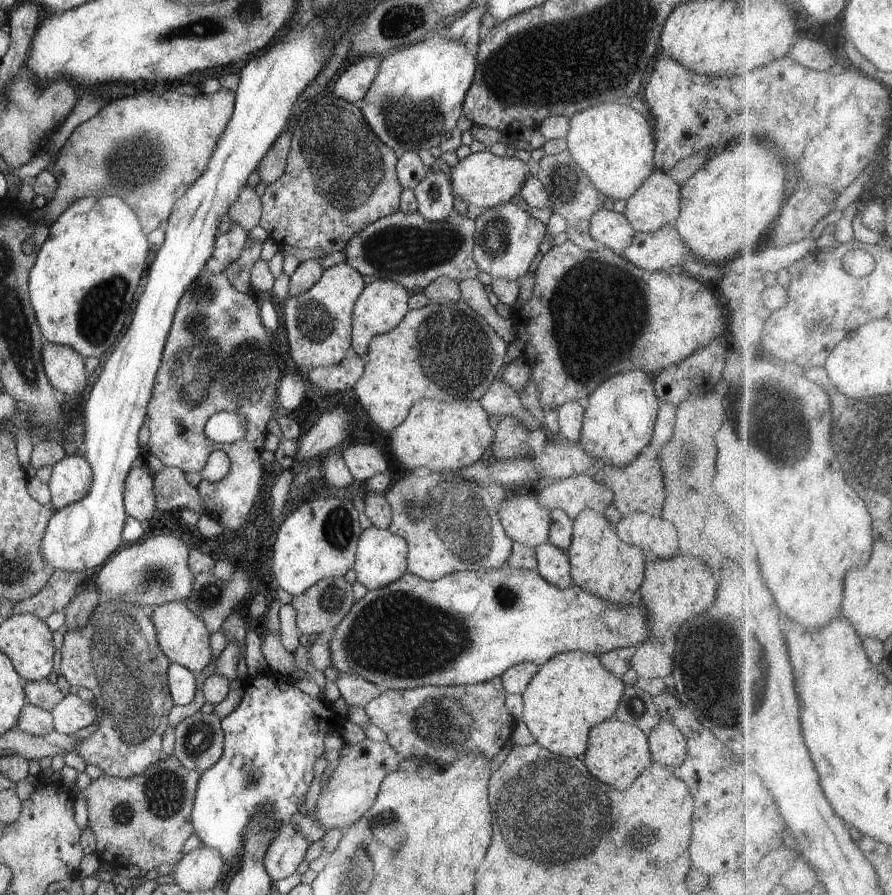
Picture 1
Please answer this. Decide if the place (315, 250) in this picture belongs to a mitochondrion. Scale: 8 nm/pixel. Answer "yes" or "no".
no

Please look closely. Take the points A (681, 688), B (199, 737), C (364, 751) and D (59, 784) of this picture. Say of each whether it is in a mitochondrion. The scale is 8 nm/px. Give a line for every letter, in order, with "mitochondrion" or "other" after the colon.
A: other
B: mitochondrion
C: other
D: other

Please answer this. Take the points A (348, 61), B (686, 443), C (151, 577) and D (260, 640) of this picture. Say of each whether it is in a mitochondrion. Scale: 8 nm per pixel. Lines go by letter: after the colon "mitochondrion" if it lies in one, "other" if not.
A: other
B: mitochondrion
C: mitochondrion
D: other

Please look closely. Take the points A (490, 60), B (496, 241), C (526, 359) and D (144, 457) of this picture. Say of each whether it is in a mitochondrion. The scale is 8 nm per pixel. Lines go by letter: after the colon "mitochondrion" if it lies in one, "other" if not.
A: mitochondrion
B: mitochondrion
C: other
D: other

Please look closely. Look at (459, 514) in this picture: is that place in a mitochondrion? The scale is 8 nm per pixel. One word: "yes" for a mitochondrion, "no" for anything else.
yes

